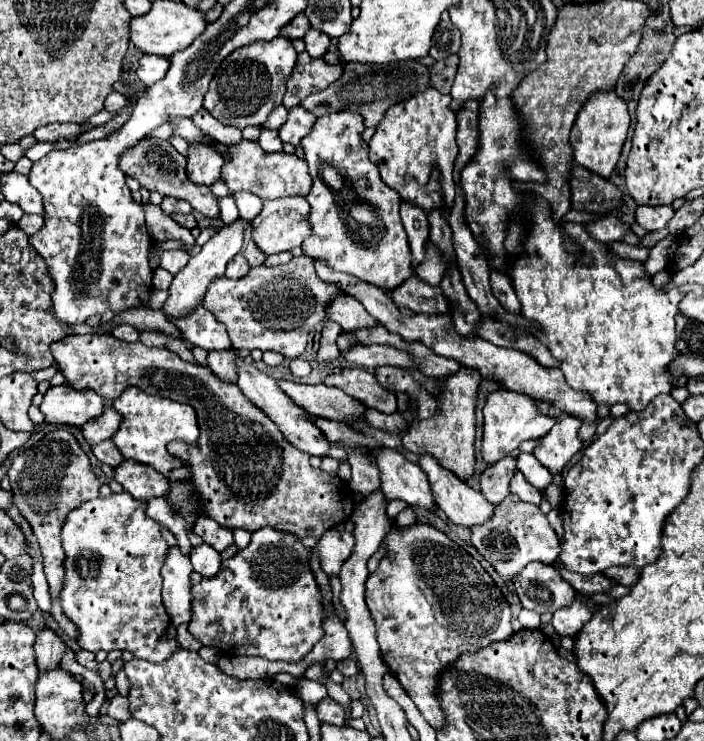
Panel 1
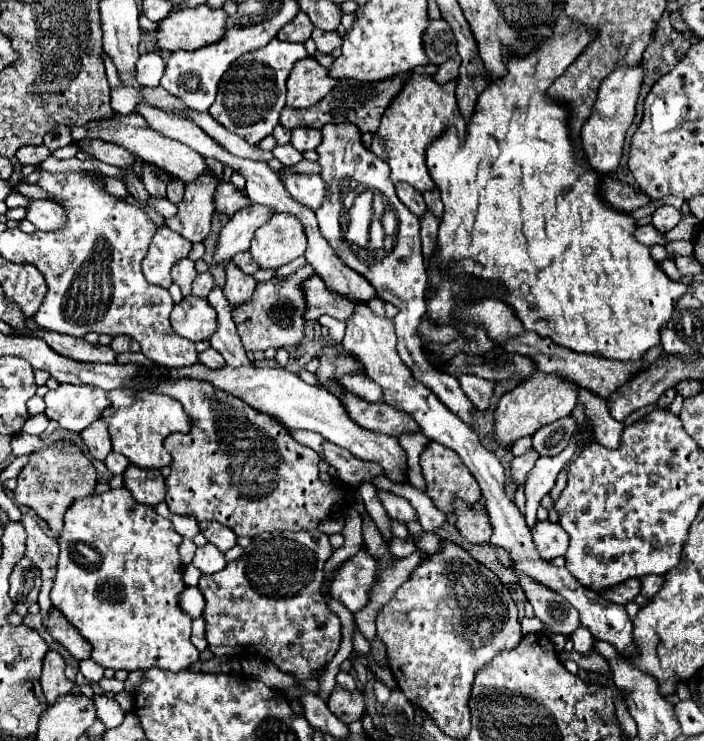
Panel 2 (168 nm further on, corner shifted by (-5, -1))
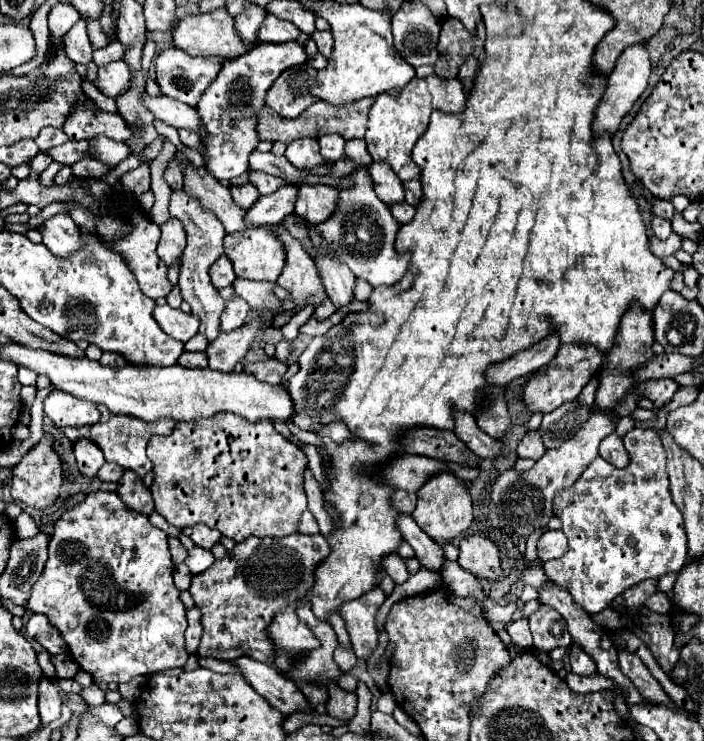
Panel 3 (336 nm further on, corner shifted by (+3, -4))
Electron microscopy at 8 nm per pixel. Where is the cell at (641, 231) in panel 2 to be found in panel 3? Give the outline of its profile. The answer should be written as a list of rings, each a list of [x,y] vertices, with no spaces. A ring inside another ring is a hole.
[[[671,234],[667,240],[659,240],[659,238],[651,238],[651,250],[655,256],[665,258],[675,254],[677,250],[681,250],[681,236],[679,234]]]

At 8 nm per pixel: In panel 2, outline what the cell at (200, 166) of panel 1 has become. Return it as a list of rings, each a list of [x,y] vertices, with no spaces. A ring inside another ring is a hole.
[[[207,167],[195,181],[185,183],[185,197],[177,205],[179,213],[173,219],[165,219],[165,225],[191,243],[203,241],[211,229],[213,193],[219,179],[211,167]]]

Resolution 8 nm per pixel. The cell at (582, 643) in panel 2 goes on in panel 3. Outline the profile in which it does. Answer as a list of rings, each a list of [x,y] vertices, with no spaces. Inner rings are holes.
[[[577,644],[571,646],[569,664],[571,664],[571,670],[573,670],[575,674],[581,674],[581,676],[591,676],[591,674],[597,672],[597,666],[595,666],[593,658],[591,658],[587,652],[583,652],[583,648],[577,646]]]

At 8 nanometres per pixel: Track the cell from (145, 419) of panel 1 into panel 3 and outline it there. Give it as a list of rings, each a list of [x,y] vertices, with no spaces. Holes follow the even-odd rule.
[[[113,414],[109,416],[105,422],[97,422],[89,428],[65,428],[65,436],[71,440],[71,442],[77,442],[81,438],[87,438],[91,442],[95,442],[103,454],[105,454],[105,460],[107,462],[115,462],[115,464],[121,464],[125,470],[133,470],[137,472],[141,478],[153,468],[153,464],[149,462],[147,454],[145,454],[145,446],[149,442],[149,438],[153,434],[169,434],[171,428],[173,428],[173,420],[157,420],[157,422],[145,422],[145,420],[139,420],[139,418],[133,418],[133,416],[123,416],[123,414]]]

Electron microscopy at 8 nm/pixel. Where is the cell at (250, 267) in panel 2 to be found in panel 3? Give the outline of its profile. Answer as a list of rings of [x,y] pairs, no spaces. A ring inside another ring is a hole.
[[[221,256],[219,260],[215,260],[213,266],[209,268],[209,276],[211,276],[211,282],[217,290],[231,286],[235,280],[235,272],[233,272],[233,266],[229,264],[229,258]]]

